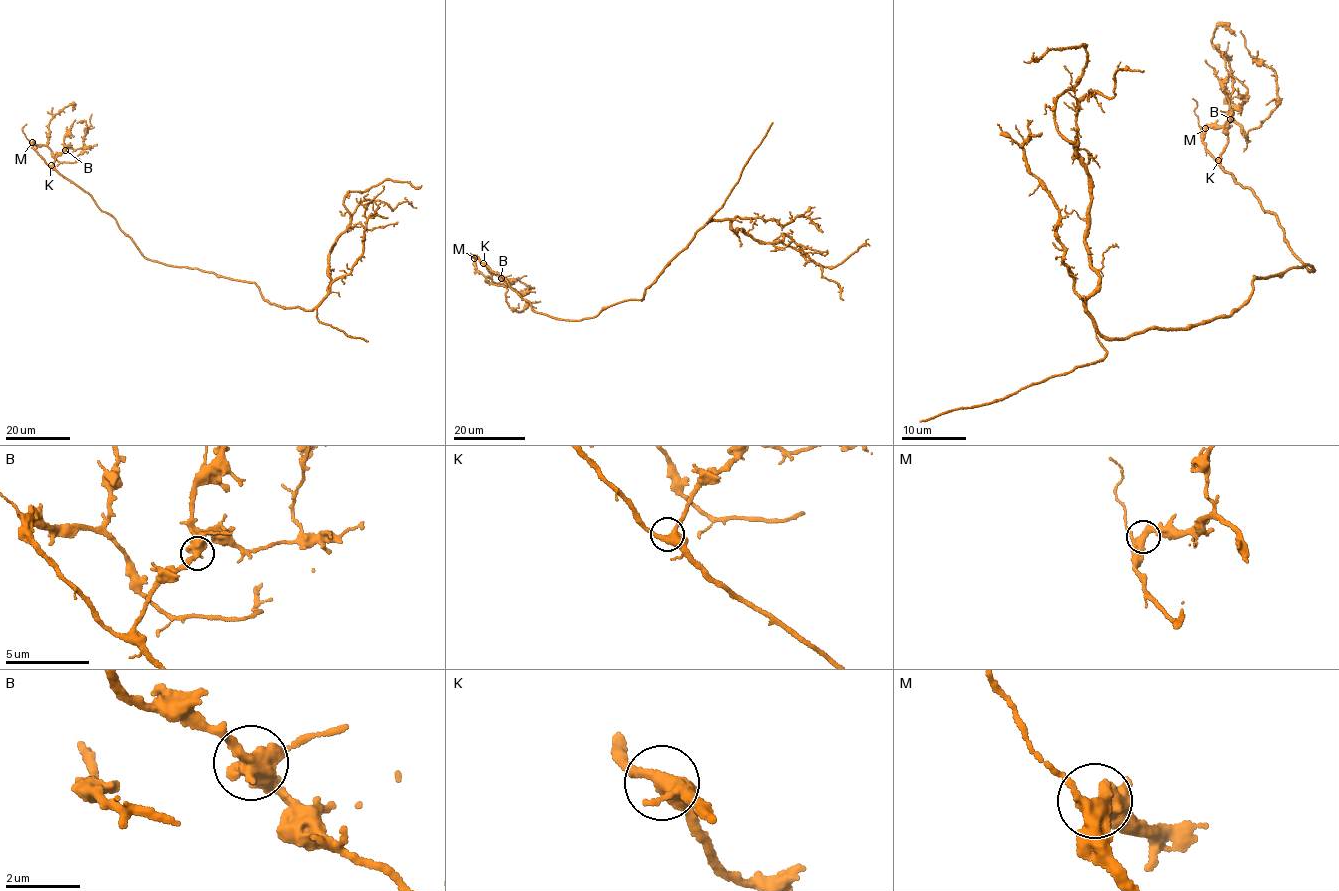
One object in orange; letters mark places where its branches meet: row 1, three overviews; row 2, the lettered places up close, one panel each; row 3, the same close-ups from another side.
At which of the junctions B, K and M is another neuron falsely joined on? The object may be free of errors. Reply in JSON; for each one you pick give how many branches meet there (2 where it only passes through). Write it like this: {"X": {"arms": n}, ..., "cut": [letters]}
{"cut": []}

